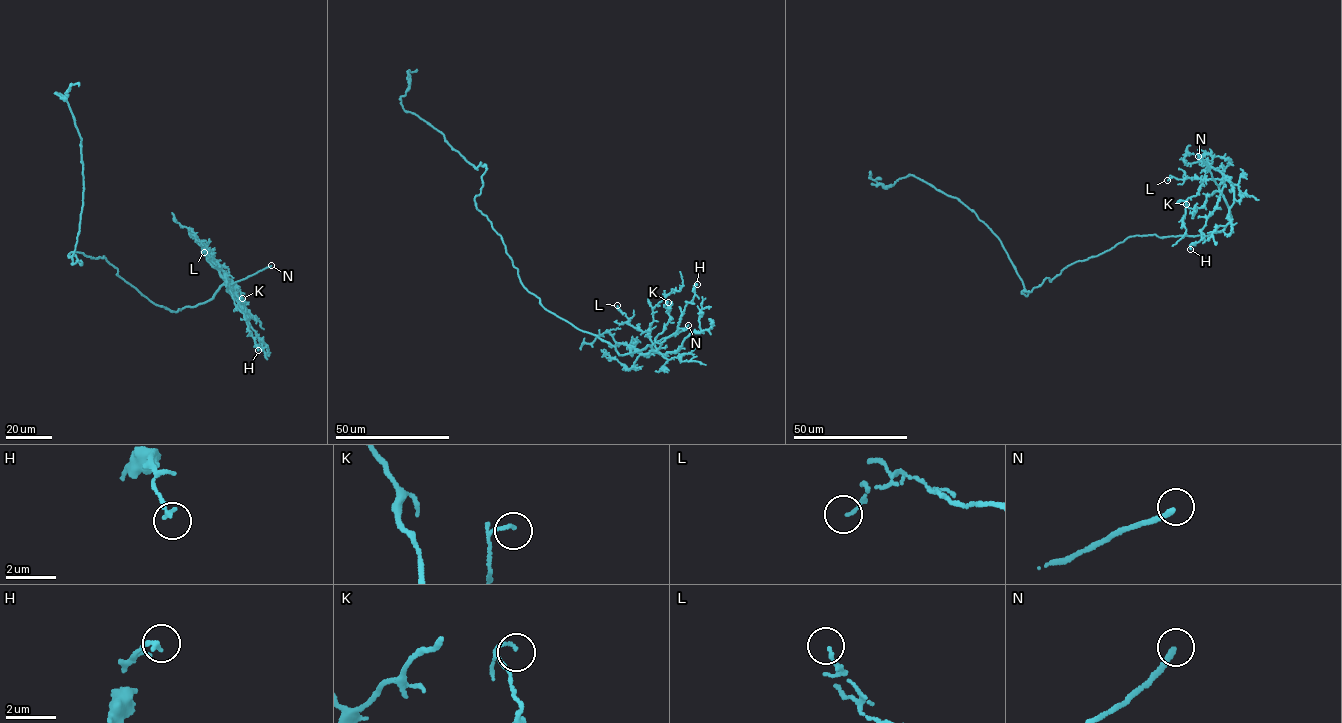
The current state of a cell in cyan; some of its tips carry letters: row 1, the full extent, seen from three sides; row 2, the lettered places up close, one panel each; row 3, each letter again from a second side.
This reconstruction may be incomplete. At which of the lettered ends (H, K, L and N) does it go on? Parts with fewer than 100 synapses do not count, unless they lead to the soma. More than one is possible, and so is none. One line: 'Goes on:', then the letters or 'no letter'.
Goes on: N

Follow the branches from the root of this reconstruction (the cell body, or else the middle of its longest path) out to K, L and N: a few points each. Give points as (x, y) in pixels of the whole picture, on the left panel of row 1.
K: (90, 256), (104, 256), (116, 274), (174, 311), (206, 302), (227, 282), (240, 305), (242, 298)
L: (90, 256), (104, 256), (116, 267), (116, 274), (155, 304), (174, 311), (206, 302), (229, 281), (204, 252)
N: (90, 256), (104, 256), (116, 267), (116, 274), (155, 304), (174, 311), (206, 302), (223, 285), (271, 265)

